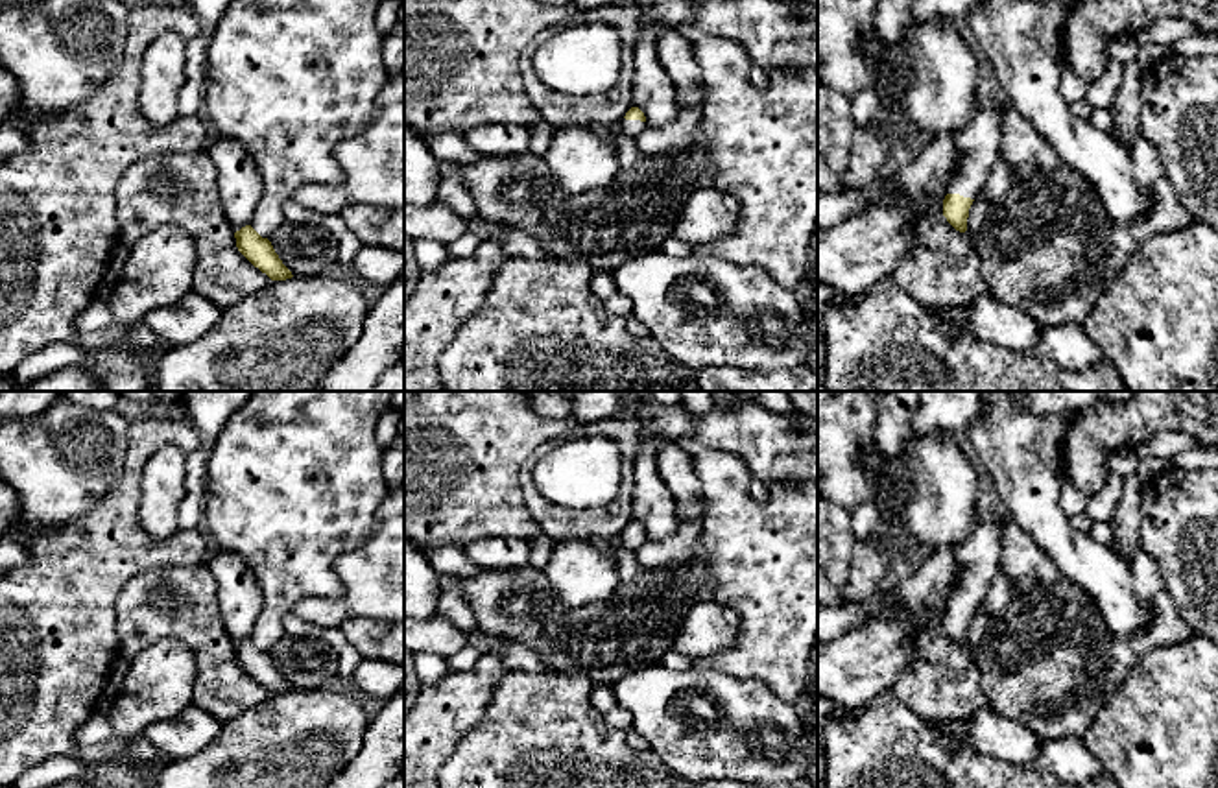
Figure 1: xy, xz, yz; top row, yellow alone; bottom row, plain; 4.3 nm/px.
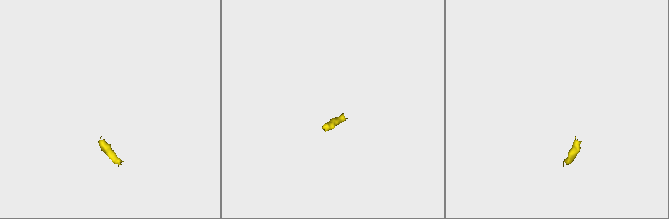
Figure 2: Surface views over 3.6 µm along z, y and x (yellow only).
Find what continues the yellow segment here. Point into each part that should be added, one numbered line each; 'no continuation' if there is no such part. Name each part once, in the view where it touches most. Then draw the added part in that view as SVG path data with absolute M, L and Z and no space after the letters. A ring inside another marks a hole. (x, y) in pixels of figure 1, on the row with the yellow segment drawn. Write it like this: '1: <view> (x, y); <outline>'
1: yz (977, 144); M1000 105L978 107L967 127L954 133L958 168L947 194L978 197L998 159Z

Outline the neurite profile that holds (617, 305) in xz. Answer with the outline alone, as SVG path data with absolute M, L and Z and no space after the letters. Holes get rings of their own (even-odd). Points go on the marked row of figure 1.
M616 293L616 295L609 297L607 301L603 301L603 306L609 314L613 314L620 319L627 319L627 317L633 316L633 303L627 297L620 295L620 293Z

